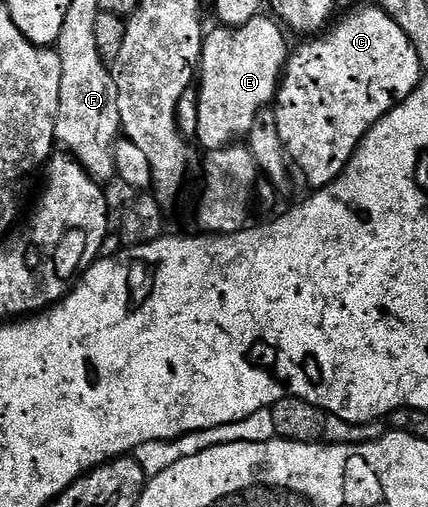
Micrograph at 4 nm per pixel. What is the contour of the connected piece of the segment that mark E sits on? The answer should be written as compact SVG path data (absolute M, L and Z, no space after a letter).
M258 16L236 28L216 28L204 35L199 67L201 90L196 91L199 120L195 138L205 145L206 151L244 139L241 137L256 124L261 109L276 99L291 57L291 45L285 39L282 23L265 17Z

